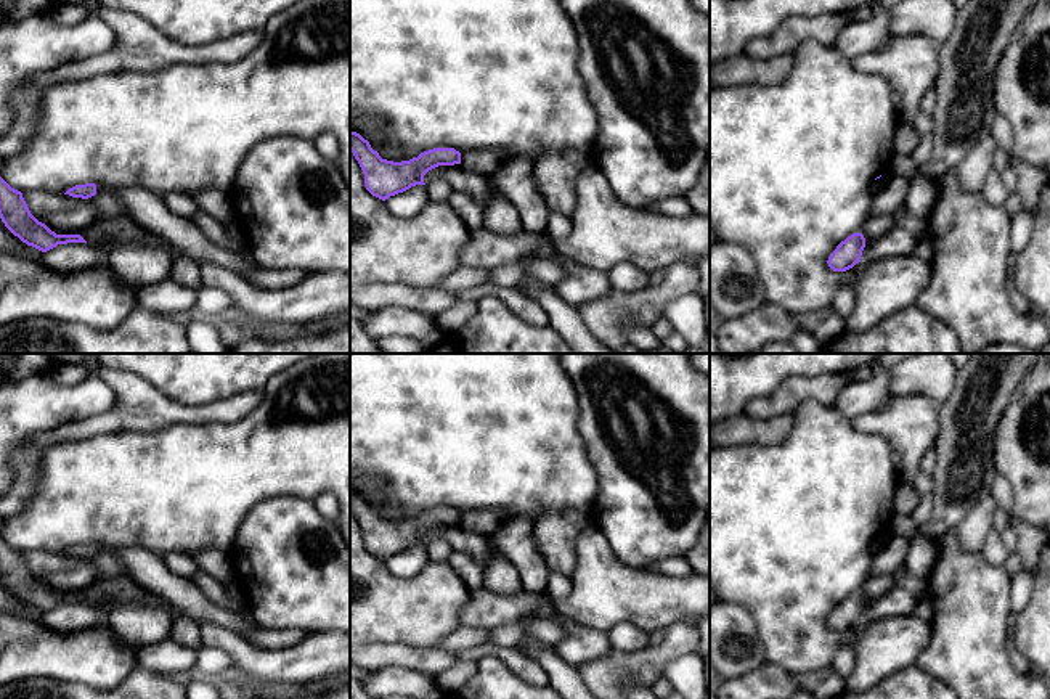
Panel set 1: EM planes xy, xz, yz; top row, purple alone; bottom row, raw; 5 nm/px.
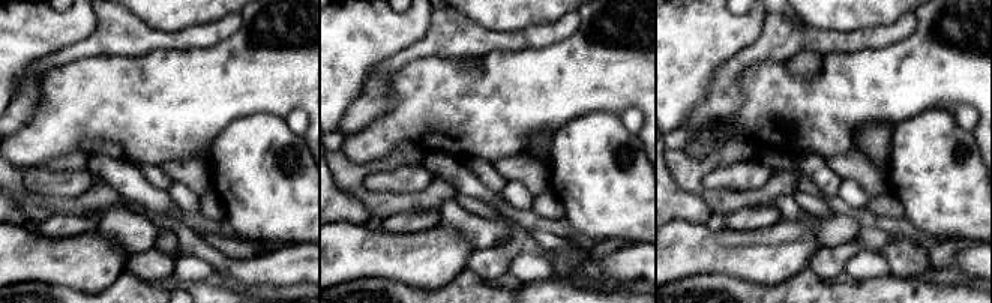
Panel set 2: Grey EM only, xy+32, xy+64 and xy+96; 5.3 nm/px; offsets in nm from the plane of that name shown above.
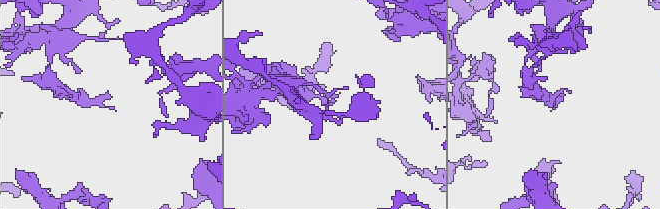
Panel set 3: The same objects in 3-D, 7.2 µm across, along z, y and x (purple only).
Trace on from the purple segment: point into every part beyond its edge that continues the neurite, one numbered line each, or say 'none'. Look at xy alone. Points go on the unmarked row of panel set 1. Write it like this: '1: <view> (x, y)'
none

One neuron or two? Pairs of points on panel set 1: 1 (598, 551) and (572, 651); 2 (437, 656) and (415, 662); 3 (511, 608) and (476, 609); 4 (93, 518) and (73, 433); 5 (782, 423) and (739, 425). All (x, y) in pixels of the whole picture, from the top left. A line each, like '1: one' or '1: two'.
1: two
2: one
3: one
4: two
5: one

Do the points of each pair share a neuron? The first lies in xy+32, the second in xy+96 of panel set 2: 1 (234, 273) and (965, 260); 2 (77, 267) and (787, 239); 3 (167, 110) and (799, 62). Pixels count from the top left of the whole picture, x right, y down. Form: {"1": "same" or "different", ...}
{"1": "same", "2": "same", "3": "different"}

